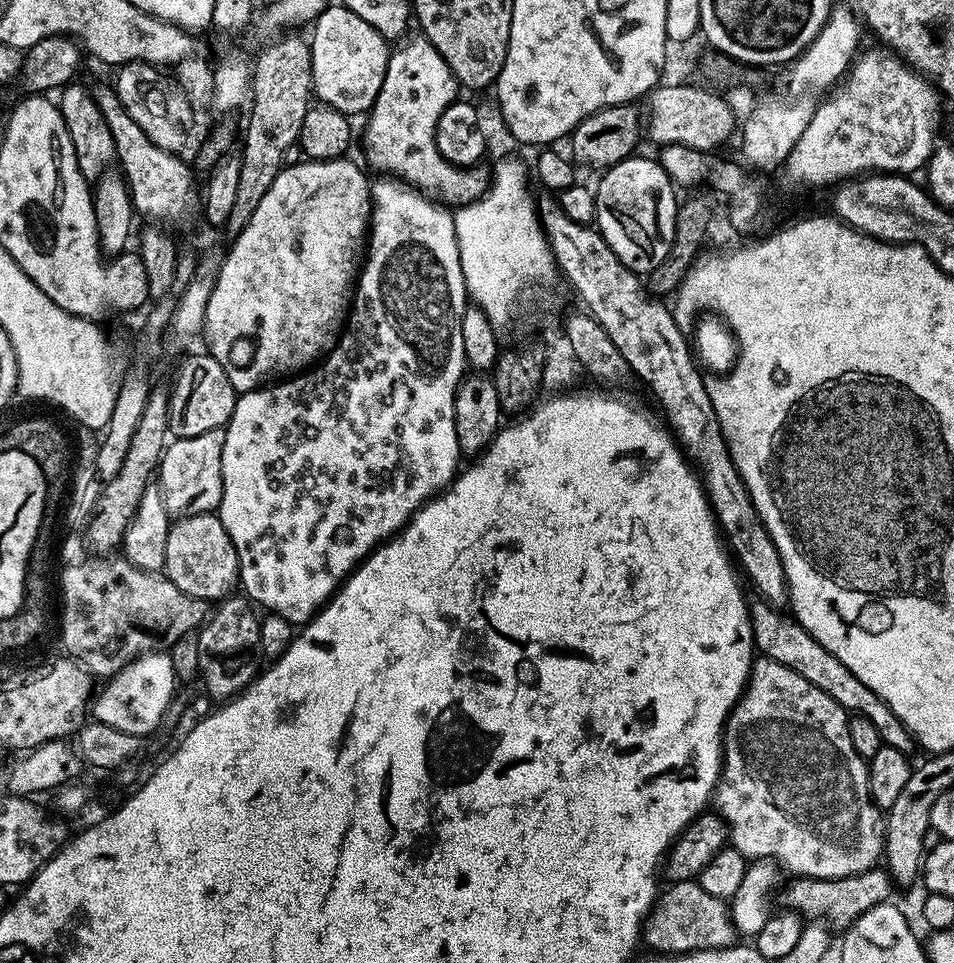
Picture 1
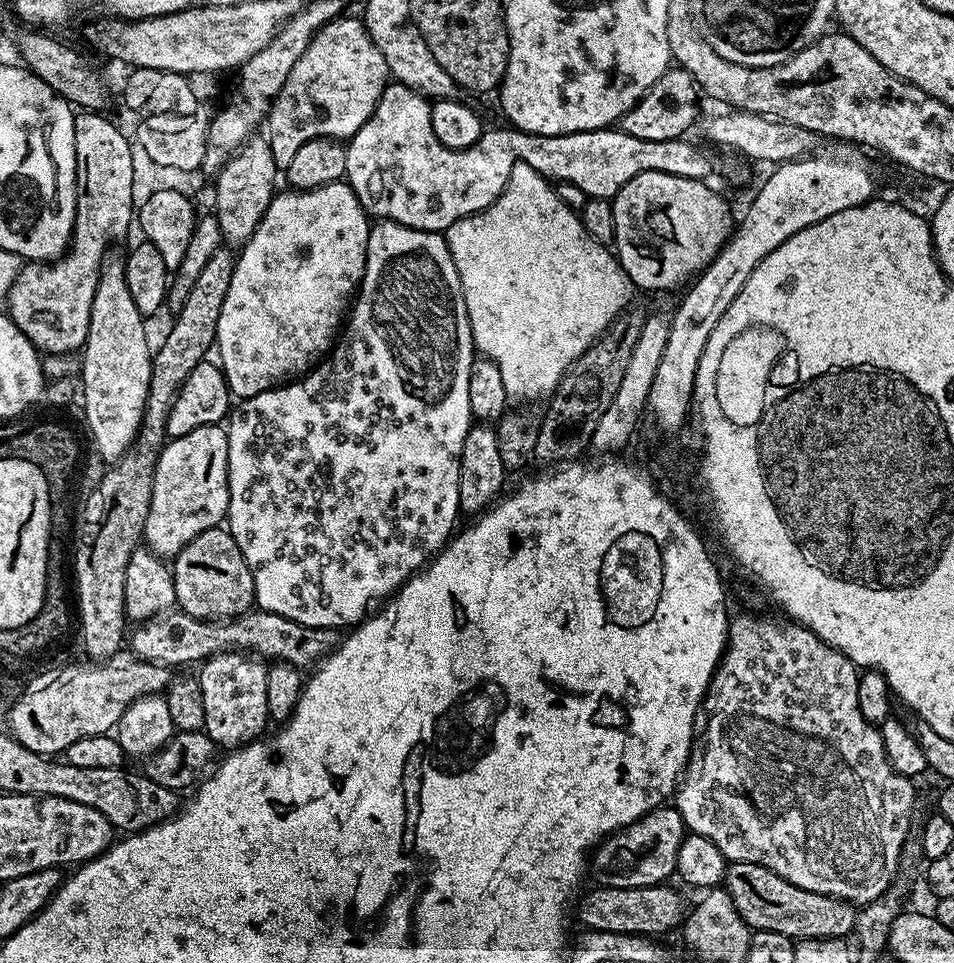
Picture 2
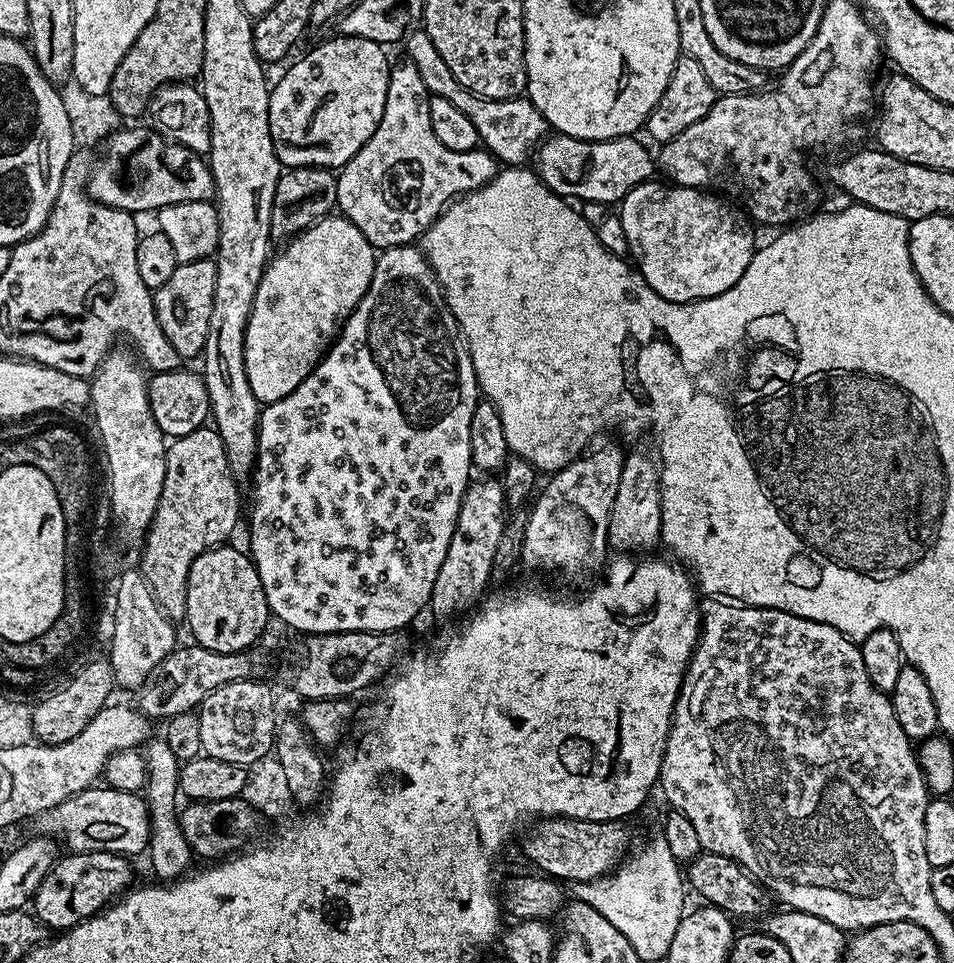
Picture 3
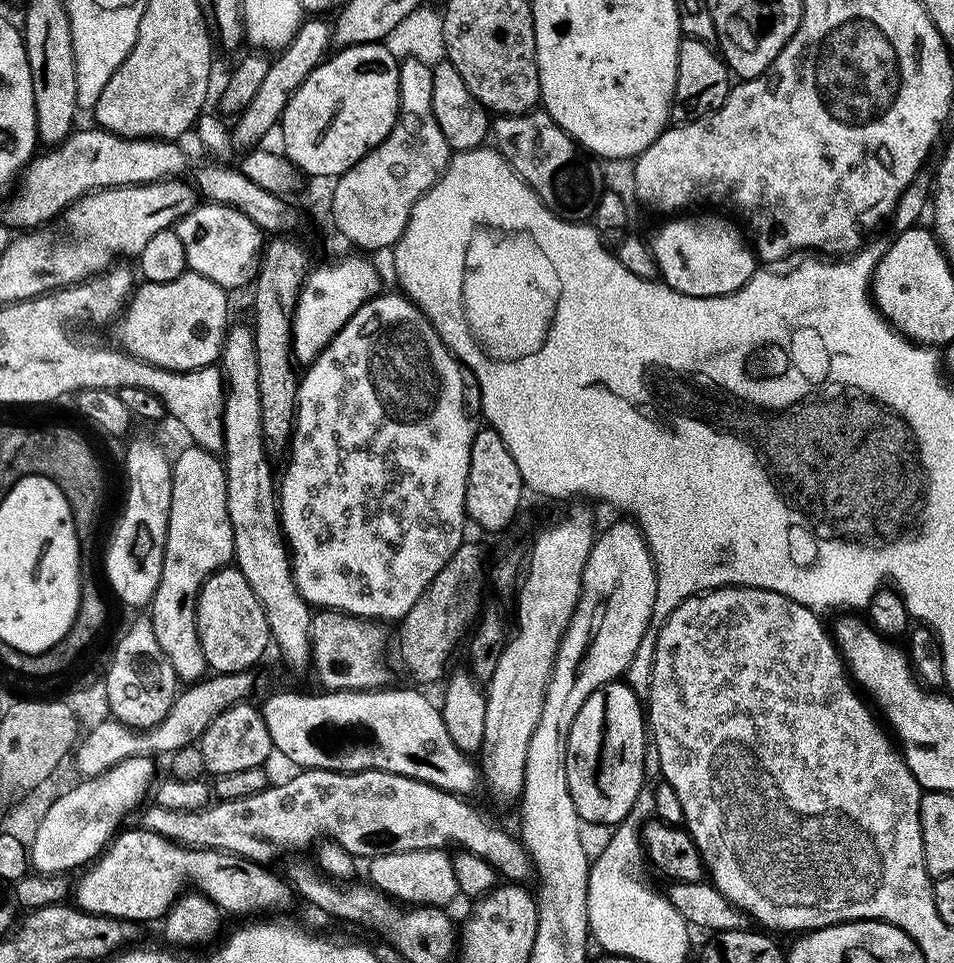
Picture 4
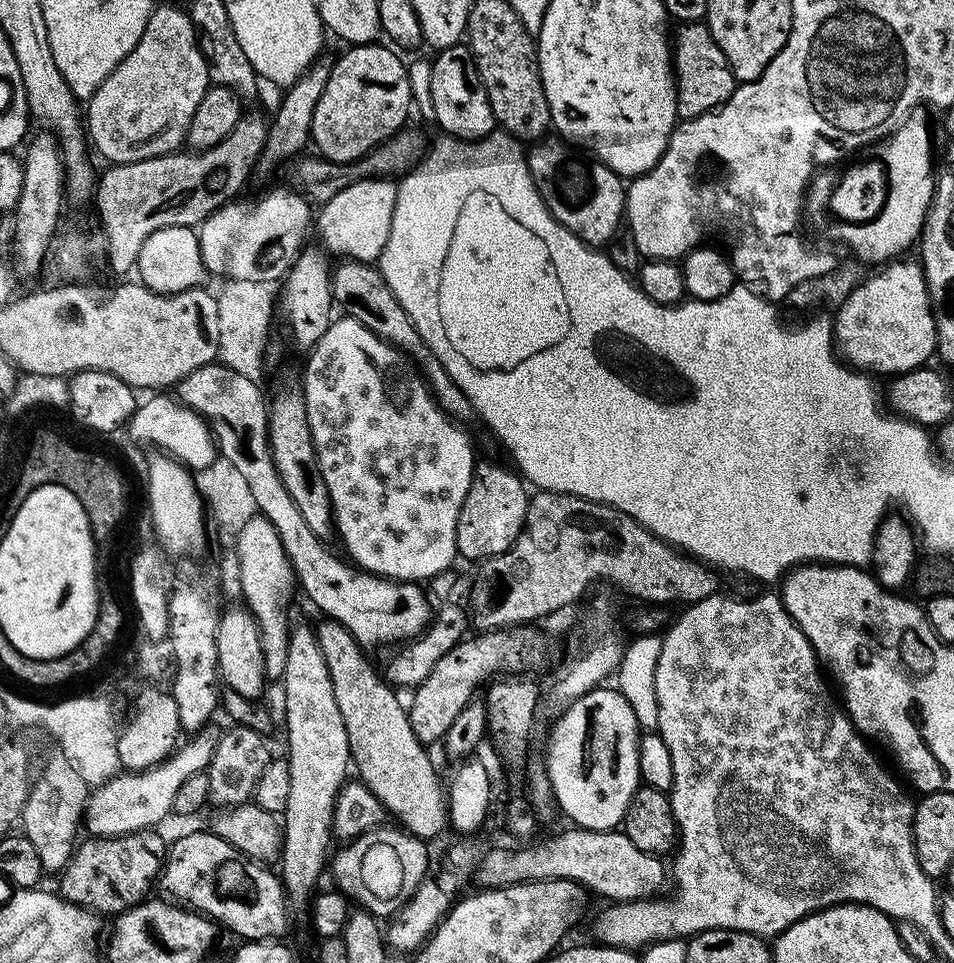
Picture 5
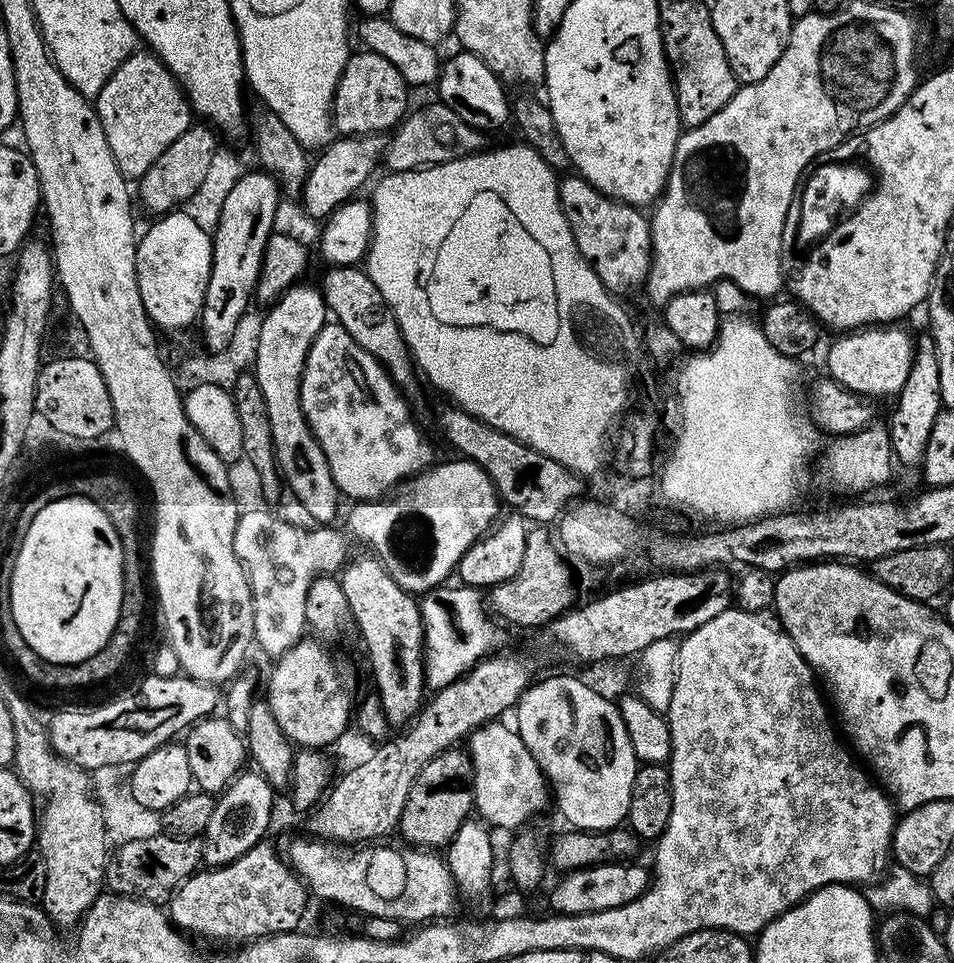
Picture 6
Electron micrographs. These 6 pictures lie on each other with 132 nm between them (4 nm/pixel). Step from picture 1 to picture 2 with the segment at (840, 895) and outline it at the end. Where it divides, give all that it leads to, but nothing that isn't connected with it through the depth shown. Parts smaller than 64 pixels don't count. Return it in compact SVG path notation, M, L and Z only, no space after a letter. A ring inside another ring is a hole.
M749 860L729 863L722 888L733 900L737 914L752 930L777 932L783 936L791 936L796 942L838 940L853 935L858 912L848 901L818 894L814 890L802 890L802 886L794 886L794 882L774 874L774 870L761 864Z

